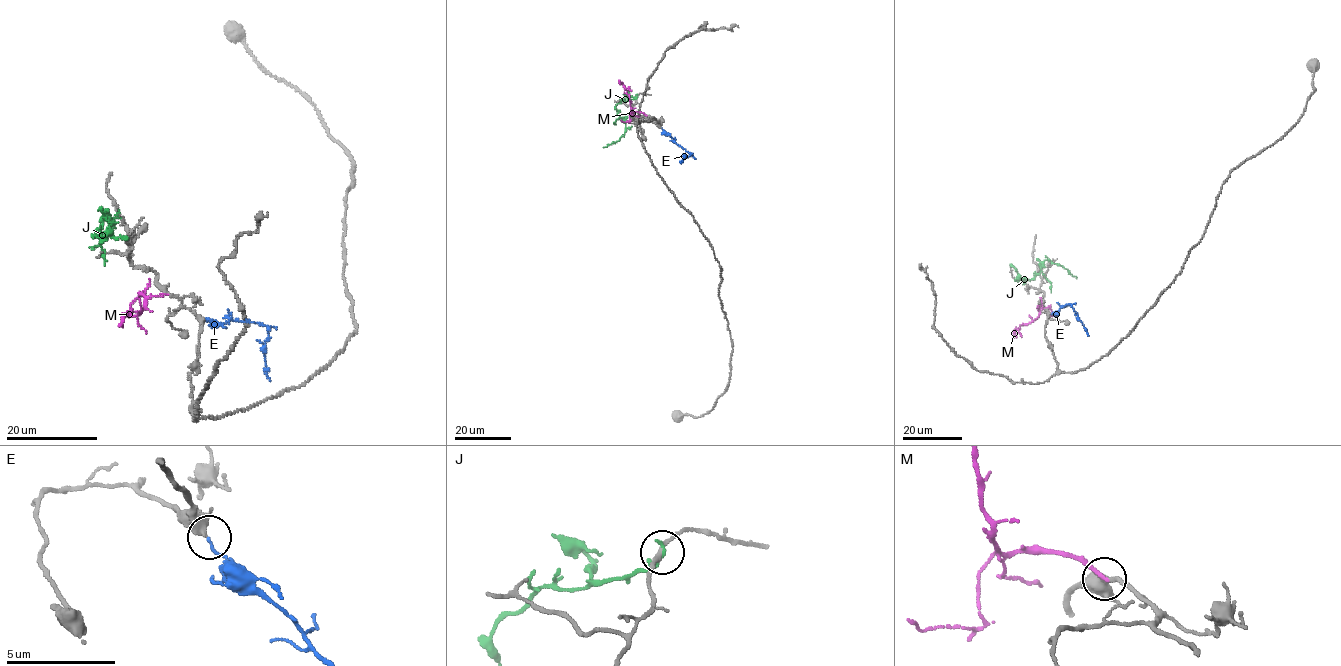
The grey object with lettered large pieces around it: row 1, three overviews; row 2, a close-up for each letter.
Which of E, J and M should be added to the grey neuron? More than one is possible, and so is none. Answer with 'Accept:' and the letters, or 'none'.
Accept: E

